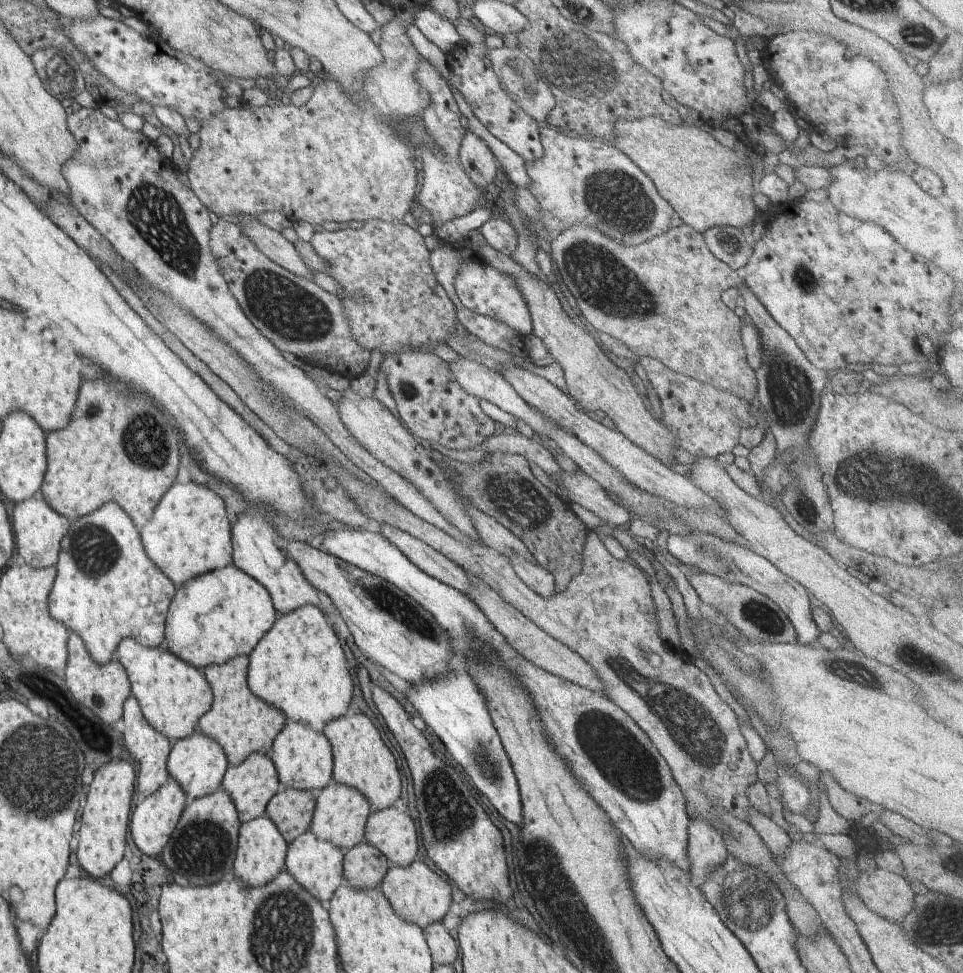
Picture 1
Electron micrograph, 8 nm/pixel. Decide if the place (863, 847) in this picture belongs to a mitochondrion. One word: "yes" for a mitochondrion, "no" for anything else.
no

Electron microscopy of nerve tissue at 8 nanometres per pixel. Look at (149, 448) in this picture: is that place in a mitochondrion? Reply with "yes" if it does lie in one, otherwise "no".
yes

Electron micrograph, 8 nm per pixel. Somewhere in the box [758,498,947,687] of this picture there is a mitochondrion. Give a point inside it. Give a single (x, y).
(856, 673)

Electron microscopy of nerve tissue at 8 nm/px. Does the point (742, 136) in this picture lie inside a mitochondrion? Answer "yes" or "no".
no

